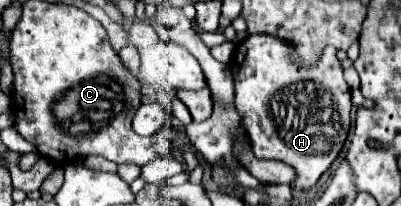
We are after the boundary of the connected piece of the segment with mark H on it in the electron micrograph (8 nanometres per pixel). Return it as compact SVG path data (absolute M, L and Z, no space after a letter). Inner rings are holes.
M248 35L236 45L230 61L234 75L234 105L242 117L242 127L258 159L276 159L296 169L294 189L310 189L340 153L350 129L350 87L342 77L342 67L334 47L326 47L322 59L312 69L296 69L290 57L292 47L270 35ZM312 81L314 87L306 83ZM276 93L276 121L272 99ZM304 107L304 113L302 113Z

